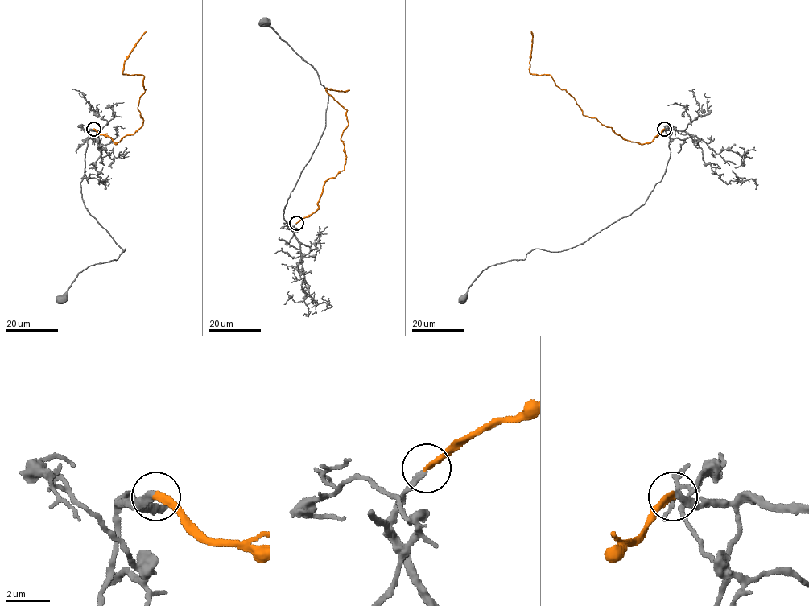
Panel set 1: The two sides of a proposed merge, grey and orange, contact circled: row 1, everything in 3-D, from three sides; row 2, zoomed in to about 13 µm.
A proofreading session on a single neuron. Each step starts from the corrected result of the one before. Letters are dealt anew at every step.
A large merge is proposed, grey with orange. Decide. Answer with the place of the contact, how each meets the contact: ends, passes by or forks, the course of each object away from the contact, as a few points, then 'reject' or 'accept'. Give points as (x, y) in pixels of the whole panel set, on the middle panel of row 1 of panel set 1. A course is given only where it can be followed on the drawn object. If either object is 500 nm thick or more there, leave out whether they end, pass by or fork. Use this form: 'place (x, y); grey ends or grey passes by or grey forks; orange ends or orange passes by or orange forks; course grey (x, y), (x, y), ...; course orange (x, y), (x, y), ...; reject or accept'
place (296, 223); grey ends; orange ends; course grey (296, 223), (288, 229), (283, 213), (325, 126), (328, 92), (317, 72), (265, 22); course orange (296, 223), (318, 208), (324, 183), (344, 170), (347, 110), (326, 88), (349, 90); accept

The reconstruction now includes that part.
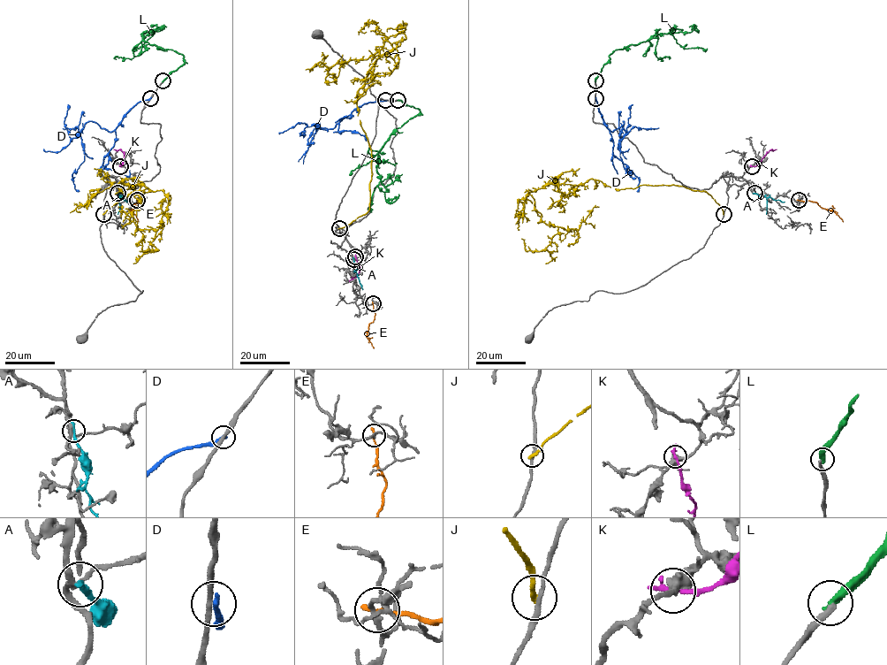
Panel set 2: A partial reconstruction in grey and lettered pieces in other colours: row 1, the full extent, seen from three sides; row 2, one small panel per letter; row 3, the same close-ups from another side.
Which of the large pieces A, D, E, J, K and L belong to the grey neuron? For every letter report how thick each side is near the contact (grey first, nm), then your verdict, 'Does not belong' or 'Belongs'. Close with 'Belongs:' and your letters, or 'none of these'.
A: Thickness 200 nm (grey) against 280 nm. Does not belong
D: Thickness 260 nm (grey) against 280 nm. Does not belong
E: Thickness 200 nm (grey) against 240 nm. Does not belong
J: Thickness 200 nm (grey) against 240 nm. Does not belong
K: Thickness 360 nm (grey) against 280 nm. Does not belong
L: Thickness 260 nm (grey) against 420 nm. Does not belong
Belongs: none of these

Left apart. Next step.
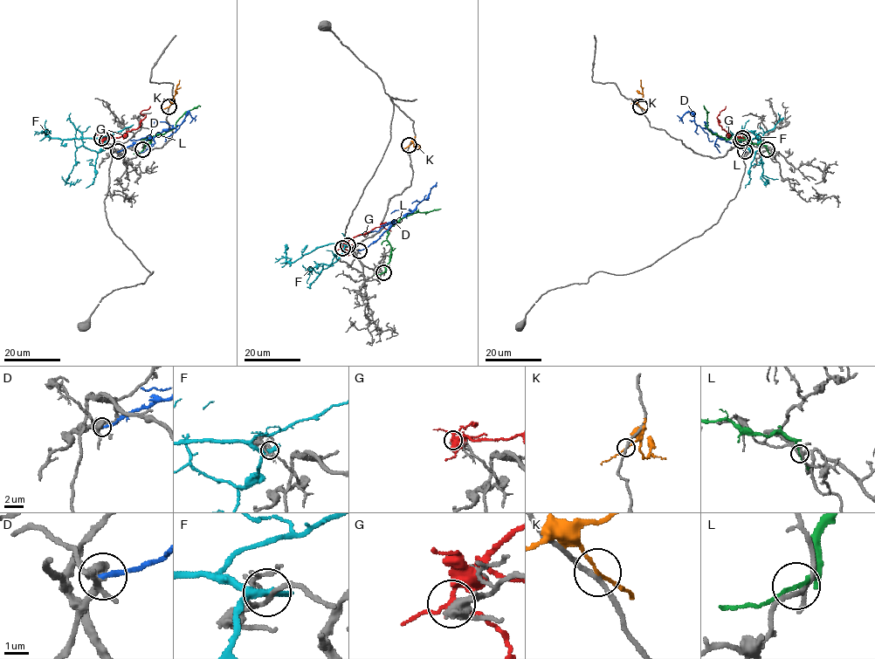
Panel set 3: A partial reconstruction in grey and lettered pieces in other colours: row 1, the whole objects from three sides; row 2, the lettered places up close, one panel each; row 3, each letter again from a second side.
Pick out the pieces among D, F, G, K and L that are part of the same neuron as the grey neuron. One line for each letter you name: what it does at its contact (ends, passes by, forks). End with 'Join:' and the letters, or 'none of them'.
D: it ends
Join: D

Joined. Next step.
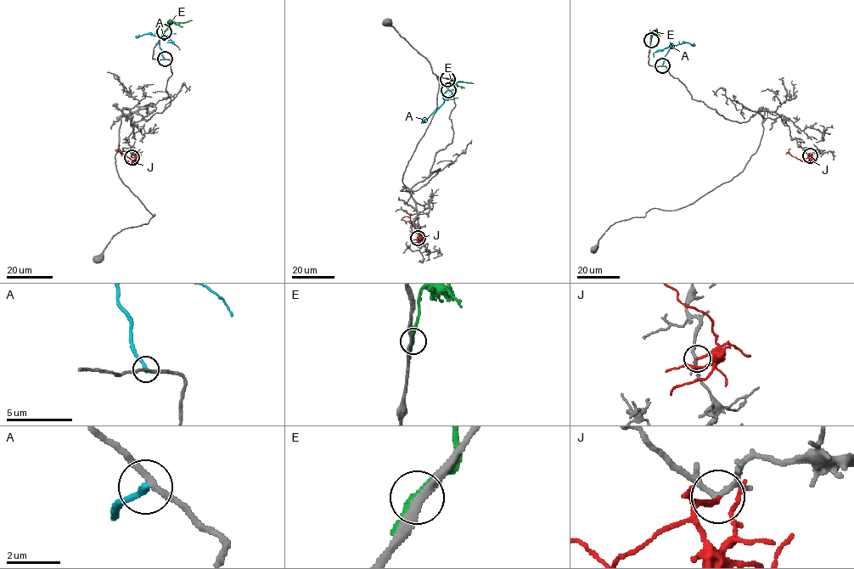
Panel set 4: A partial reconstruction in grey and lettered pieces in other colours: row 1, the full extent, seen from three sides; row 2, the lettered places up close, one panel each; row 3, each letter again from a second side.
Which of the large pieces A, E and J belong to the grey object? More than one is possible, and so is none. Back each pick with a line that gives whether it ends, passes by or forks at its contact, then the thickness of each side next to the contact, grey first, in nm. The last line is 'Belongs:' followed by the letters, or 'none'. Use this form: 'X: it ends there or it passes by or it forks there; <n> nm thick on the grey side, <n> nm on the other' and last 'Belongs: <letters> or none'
J: it ends there; 160 nm thick on the grey side, 180 nm on the other
Belongs: J

